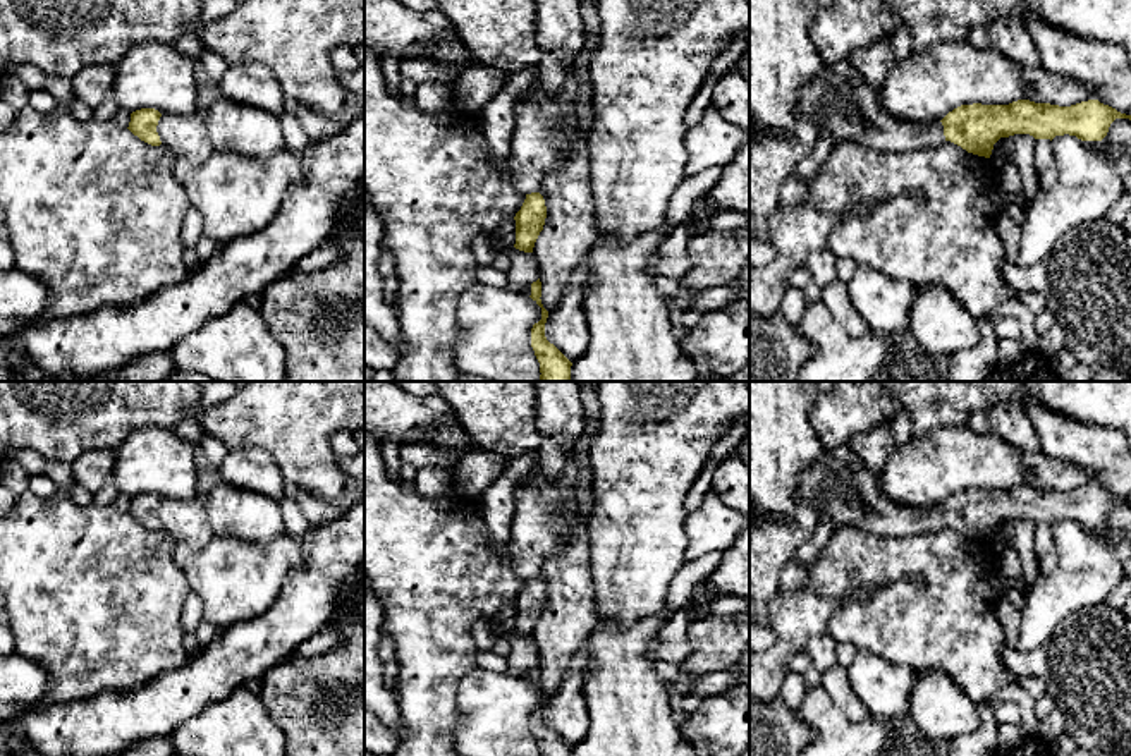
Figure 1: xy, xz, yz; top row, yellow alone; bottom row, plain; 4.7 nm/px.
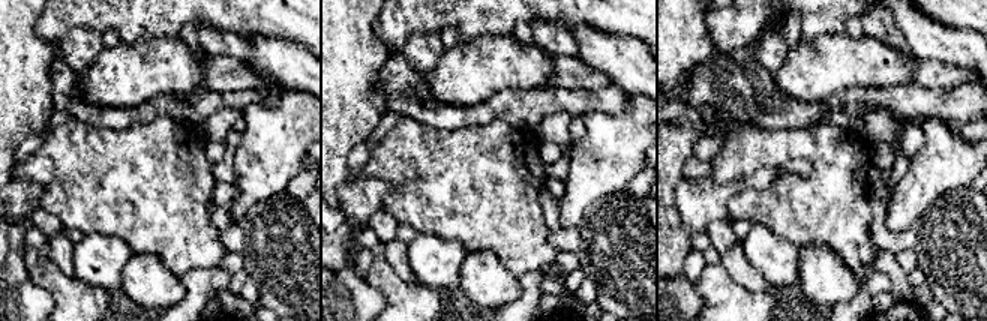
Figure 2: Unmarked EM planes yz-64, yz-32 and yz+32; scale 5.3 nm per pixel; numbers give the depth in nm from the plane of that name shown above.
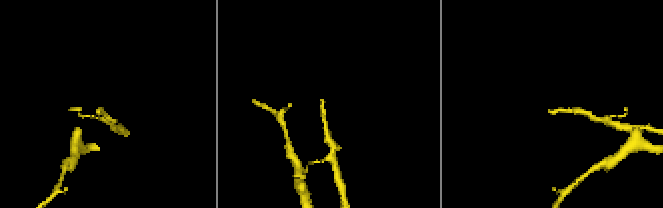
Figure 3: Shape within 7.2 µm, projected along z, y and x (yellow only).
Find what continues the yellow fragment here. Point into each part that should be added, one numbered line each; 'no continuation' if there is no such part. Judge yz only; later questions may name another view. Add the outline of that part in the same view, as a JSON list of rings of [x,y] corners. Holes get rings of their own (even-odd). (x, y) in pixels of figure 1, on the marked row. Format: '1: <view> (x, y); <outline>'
1: yz (846, 107); [[[844,62],[825,65],[801,88],[796,113],[813,117],[837,141],[854,141],[880,153],[945,143],[942,122],[916,124],[887,113],[877,88]]]

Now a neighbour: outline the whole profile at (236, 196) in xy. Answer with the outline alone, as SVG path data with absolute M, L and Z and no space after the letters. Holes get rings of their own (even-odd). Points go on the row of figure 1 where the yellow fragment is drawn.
M287 148L266 158L213 151L203 163L175 160L175 177L189 204L203 216L203 234L217 244L225 244L260 232L273 220L284 196L303 180L303 155Z

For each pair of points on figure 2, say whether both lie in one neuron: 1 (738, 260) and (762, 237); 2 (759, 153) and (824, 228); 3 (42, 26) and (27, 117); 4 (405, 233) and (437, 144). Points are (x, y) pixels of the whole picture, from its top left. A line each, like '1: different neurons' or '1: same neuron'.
1: different neurons
2: same neuron
3: different neurons
4: different neurons

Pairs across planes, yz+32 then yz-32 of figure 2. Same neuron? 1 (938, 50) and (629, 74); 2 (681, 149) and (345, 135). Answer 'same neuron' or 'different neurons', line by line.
1: same neuron
2: same neuron

